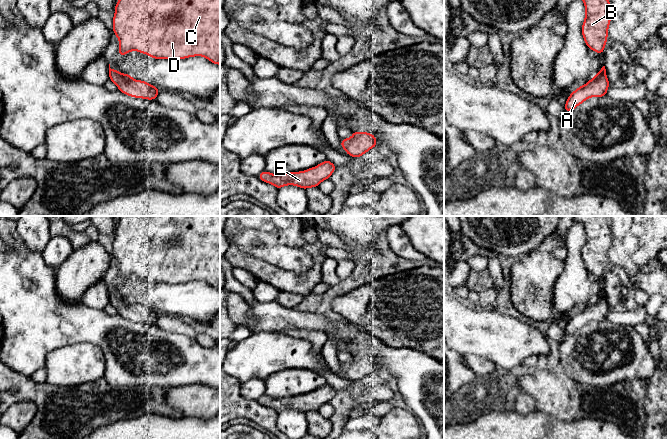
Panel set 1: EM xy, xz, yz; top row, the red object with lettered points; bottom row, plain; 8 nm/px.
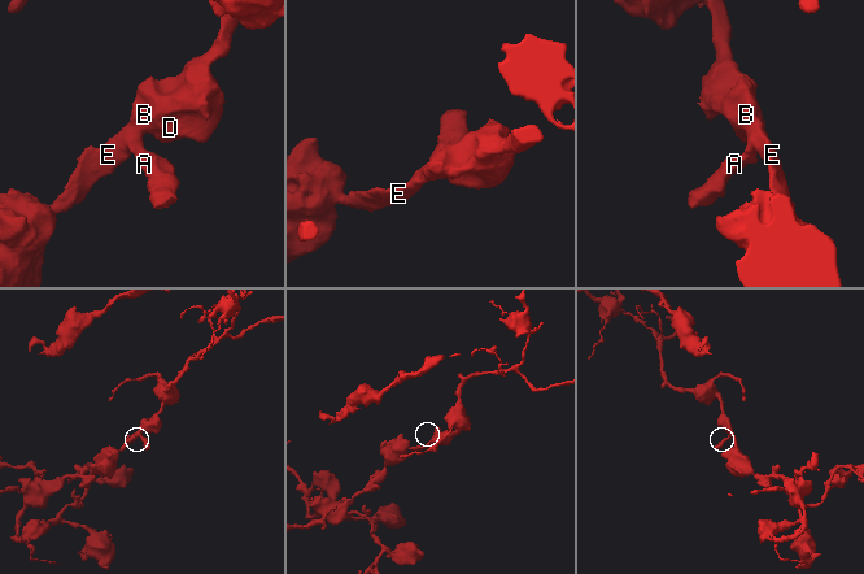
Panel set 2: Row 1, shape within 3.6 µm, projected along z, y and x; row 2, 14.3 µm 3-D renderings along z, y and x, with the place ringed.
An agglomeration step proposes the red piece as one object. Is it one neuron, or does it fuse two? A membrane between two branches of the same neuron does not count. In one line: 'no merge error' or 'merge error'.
no merge error

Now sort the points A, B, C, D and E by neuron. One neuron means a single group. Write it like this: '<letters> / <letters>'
A B C D E

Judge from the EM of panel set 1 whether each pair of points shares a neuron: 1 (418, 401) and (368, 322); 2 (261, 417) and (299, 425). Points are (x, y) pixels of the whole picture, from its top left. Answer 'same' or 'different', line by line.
1: different
2: different

